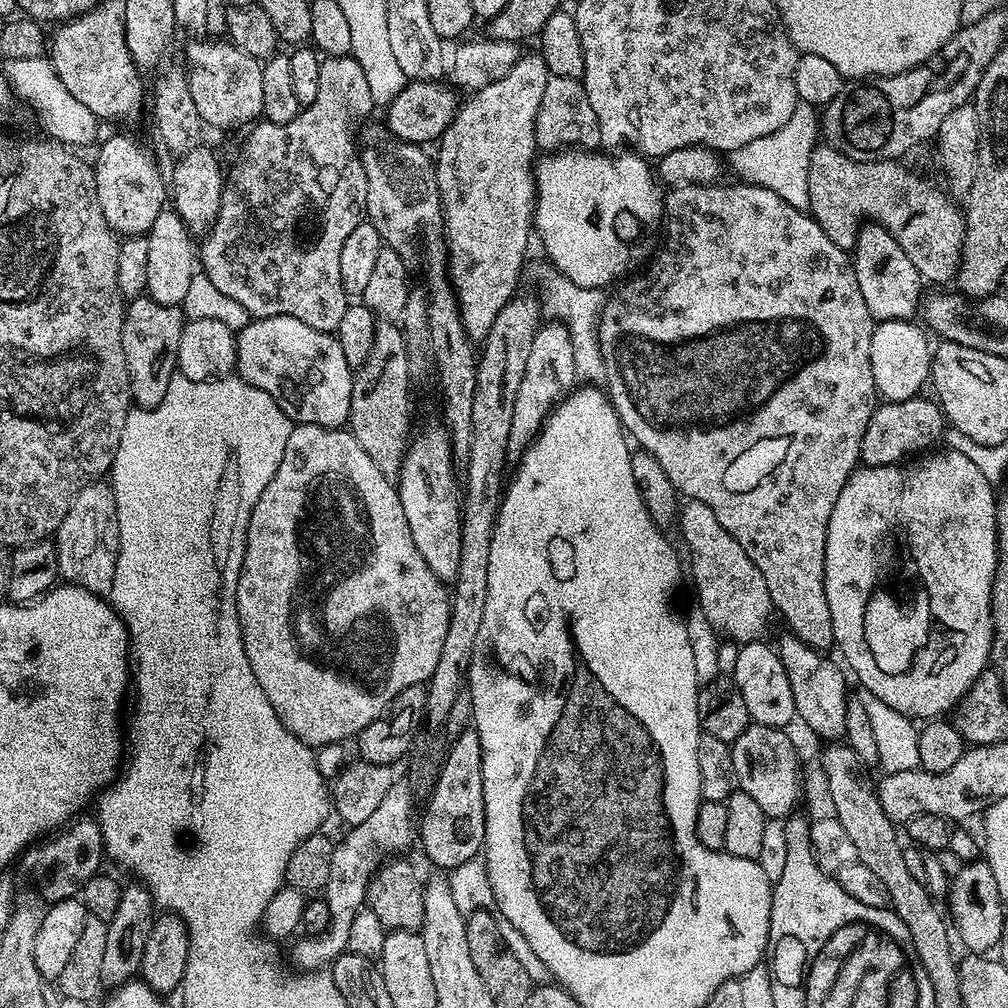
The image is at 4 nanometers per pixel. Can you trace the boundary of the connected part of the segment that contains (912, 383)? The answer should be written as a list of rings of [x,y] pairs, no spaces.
[[[885,320],[873,327],[870,364],[877,393],[889,403],[912,399],[931,375],[932,346],[913,321]]]

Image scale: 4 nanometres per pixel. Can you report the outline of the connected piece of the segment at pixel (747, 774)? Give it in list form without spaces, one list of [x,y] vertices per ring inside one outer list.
[[[749,723],[742,734],[732,741],[732,774],[739,791],[750,794],[765,816],[784,820],[797,811],[800,796],[800,760],[789,733],[783,728]]]

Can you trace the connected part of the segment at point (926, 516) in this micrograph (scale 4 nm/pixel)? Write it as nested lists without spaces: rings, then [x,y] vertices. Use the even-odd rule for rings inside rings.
[[[943,450],[944,452],[932,452],[917,455],[915,458],[909,459],[904,463],[887,464],[886,466],[867,466],[857,467],[856,471],[849,476],[846,486],[842,486],[842,494],[838,494],[838,502],[834,502],[834,510],[830,514],[830,526],[826,534],[826,550],[824,551],[824,585],[826,586],[826,602],[830,602],[830,618],[834,622],[834,638],[840,652],[844,655],[843,663],[852,667],[854,675],[860,679],[858,682],[860,688],[870,690],[870,694],[874,694],[877,700],[886,702],[886,706],[894,706],[894,710],[901,712],[903,716],[909,718],[917,718],[916,716],[924,716],[923,718],[940,718],[945,714],[951,713],[959,704],[962,697],[972,688],[972,683],[984,673],[985,668],[989,667],[990,657],[992,655],[992,579],[996,577],[996,497],[993,481],[987,480],[982,474],[982,470],[978,470],[978,466],[974,466],[974,462],[970,462],[970,458],[966,458],[966,454],[961,452],[953,452],[951,450]]]

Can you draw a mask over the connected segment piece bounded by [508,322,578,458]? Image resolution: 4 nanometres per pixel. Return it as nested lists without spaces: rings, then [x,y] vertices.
[[[559,322],[541,323],[534,334],[530,355],[526,357],[526,374],[518,385],[518,396],[514,398],[514,418],[510,422],[510,442],[508,455],[519,458],[532,446],[532,441],[540,434],[552,409],[577,387],[576,363],[574,362],[574,342],[570,342],[568,327]]]

